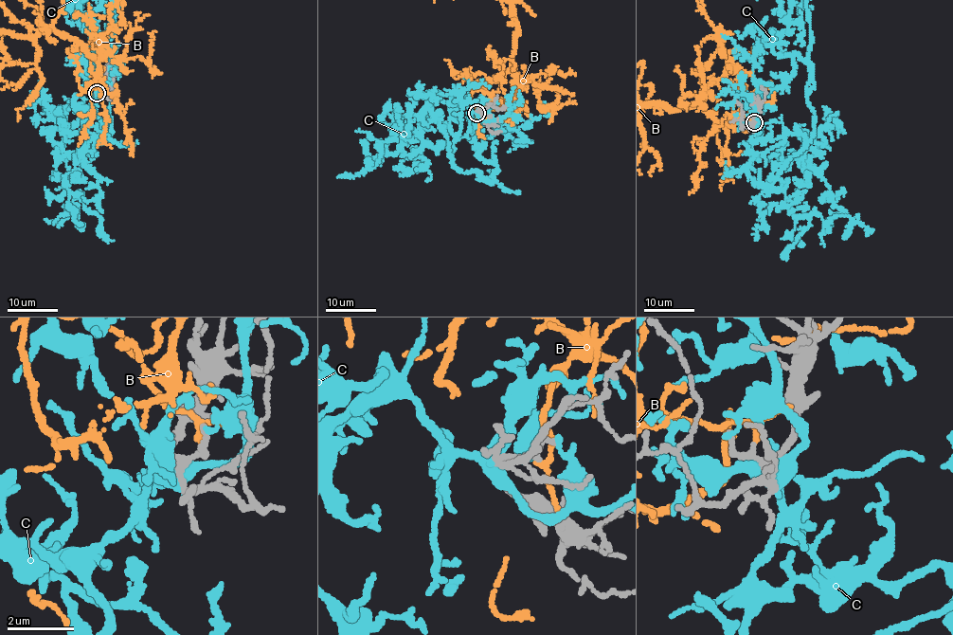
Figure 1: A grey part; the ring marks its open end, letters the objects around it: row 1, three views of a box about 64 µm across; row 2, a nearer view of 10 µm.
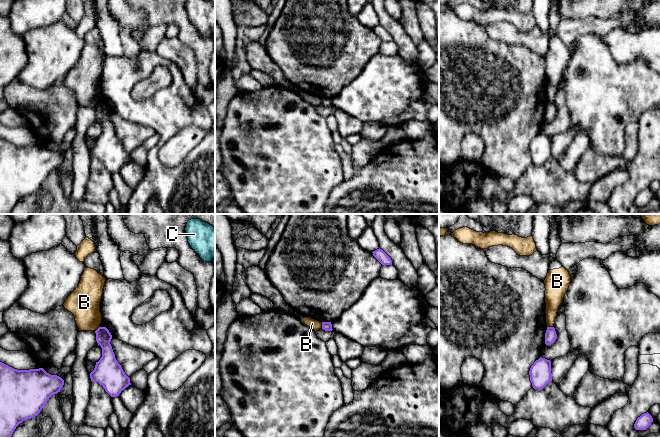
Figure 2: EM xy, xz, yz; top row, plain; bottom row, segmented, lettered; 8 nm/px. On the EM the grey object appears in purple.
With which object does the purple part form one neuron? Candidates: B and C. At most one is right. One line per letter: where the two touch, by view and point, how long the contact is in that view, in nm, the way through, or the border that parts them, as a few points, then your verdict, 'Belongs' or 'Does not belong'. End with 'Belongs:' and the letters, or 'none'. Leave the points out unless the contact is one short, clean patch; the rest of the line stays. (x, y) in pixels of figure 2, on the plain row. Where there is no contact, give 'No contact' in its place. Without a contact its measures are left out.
B: Touches purple at xz (322, 101). Shared border 50 nm. Boundary: xz (321, 98), (322, 103). Does not belong
C: No contact. Does not belong
Belongs: none

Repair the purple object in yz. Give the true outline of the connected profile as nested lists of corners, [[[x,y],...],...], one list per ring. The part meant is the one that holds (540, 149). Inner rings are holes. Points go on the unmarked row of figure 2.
[[[540,133],[531,142],[530,157],[534,165],[543,165],[550,157],[552,157],[551,137]]]

